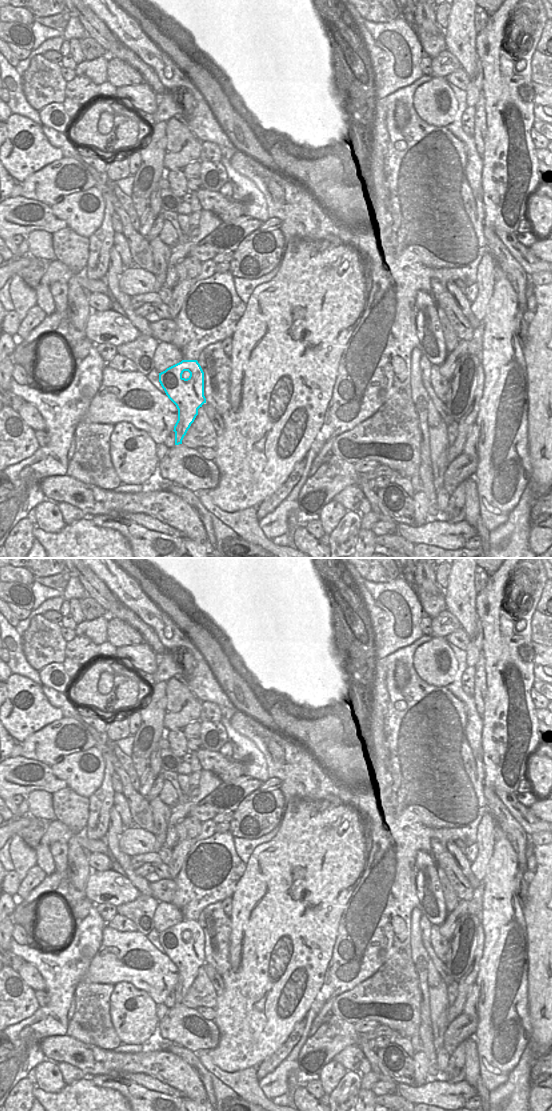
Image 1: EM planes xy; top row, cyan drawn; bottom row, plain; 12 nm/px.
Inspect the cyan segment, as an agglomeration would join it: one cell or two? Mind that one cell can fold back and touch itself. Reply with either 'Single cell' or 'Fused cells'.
Single cell

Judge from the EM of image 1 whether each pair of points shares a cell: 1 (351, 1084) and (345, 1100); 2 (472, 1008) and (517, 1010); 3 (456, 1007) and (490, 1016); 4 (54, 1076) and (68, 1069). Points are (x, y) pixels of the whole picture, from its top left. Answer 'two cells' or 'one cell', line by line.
1: one cell
2: two cells
3: two cells
4: two cells

